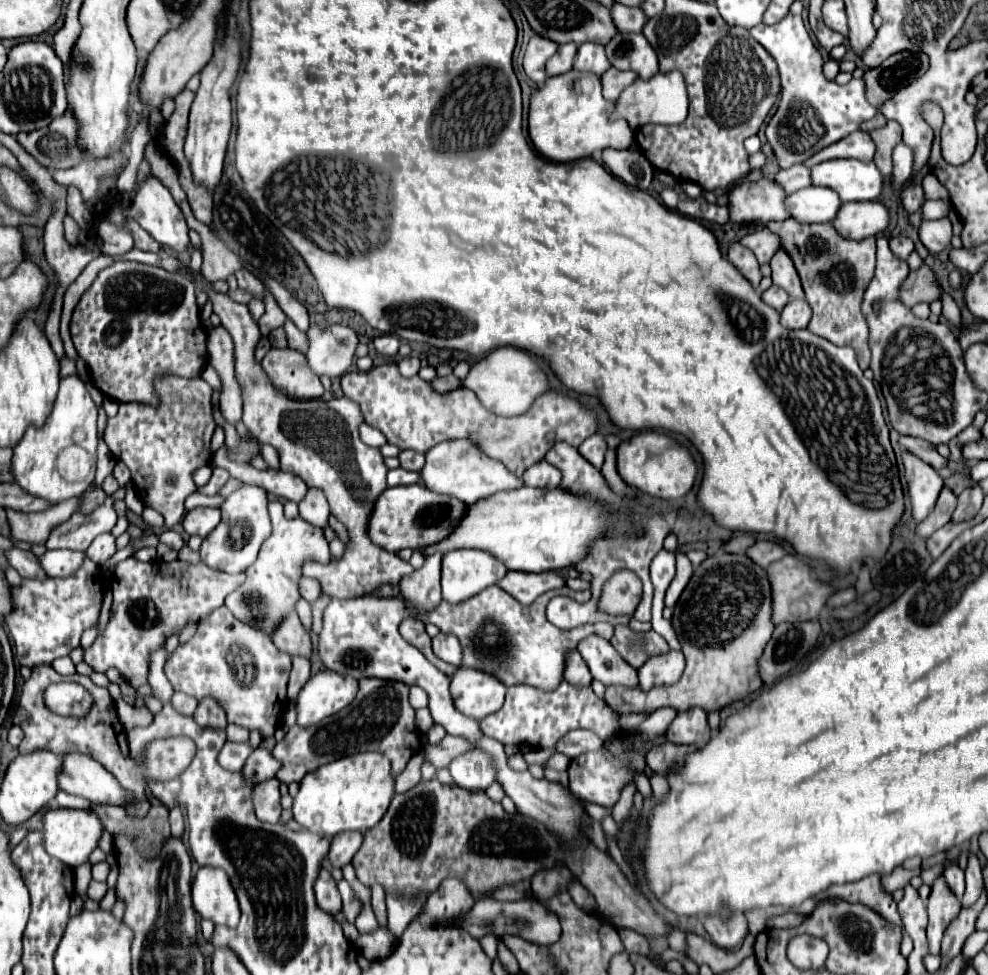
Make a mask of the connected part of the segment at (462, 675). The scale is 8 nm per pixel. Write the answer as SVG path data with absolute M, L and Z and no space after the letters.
M460 667L450 683L454 705L476 721L504 705L506 689L508 687L492 673L472 667Z

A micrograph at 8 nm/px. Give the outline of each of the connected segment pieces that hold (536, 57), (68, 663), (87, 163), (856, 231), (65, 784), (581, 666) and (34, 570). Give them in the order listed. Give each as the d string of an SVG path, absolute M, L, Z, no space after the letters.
M534 35L528 43L526 55L524 55L524 71L526 75L538 85L542 87L546 81L546 61L556 53L558 45L554 45L552 41L546 41L544 37Z
M70 657L56 659L56 661L52 663L52 667L54 667L60 675L74 675L74 673L76 673L76 671L74 671L74 663L72 663L72 659L70 659Z
M116 151L106 159L84 157L80 165L70 169L52 169L52 179L60 185L76 185L84 199L97 198L100 179L104 175L120 175L128 162L128 156Z
M878 201L864 203L842 203L834 227L838 233L850 239L864 239L882 233L890 225L890 211Z
M66 753L60 757L62 759L62 769L58 773L58 785L62 791L70 795L80 795L86 797L90 803L108 803L108 805L126 805L128 795L122 791L118 781L90 755L84 753Z
M570 651L566 655L564 679L566 681L574 681L576 685L590 685L590 681L592 681L590 669L586 669L586 663L582 661L582 657L580 657L578 651Z
M12 547L12 549L6 551L6 559L20 573L20 577L46 577L42 573L42 569L38 569L36 555L32 551L26 551L26 549L20 549L20 547Z

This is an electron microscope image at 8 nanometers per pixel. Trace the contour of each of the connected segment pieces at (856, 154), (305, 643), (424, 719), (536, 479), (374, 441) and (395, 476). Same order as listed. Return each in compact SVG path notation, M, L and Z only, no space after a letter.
M858 131L858 133L850 133L850 137L844 137L842 141L822 149L822 153L816 153L812 157L810 163L804 163L808 167L814 167L822 161L830 161L830 159L858 159L858 161L872 161L874 157L874 143L870 139L868 133Z
M286 615L274 629L272 633L272 643L290 655L302 655L310 657L312 653L312 643L310 643L310 633L302 627L298 615Z
M428 707L416 710L415 725L418 731L426 733L434 724Z
M546 459L534 463L532 467L528 467L522 475L522 479L526 481L526 485L530 487L540 487L540 485L558 485L562 481L562 471L556 469L554 465L548 465Z
M367 423L360 425L360 439L362 439L366 445L370 445L370 447L382 447L382 445L388 443L386 437L382 435L382 431L378 431L378 429Z
M402 467L388 471L388 487L412 485L412 483L420 483L420 473L418 471L406 471Z

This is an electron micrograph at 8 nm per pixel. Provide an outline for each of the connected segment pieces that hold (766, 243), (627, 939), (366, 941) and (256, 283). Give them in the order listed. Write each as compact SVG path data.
M766 227L760 229L760 231L754 231L754 233L746 235L746 237L742 237L740 243L744 247L748 247L756 255L760 265L768 263L774 257L774 253L780 249L778 237L774 237L774 233L770 233Z
M631 929L619 930L619 936L628 954L637 953L645 957L650 955L648 940Z
M380 925L378 929L370 931L370 933L364 933L356 939L356 947L364 953L366 959L382 959L382 957L388 957L394 947L398 945L398 937L390 933L388 927Z
M238 269L238 271L234 271L234 277L236 277L240 289L252 293L256 299L262 299L262 295L264 295L264 285L262 285L262 281L256 279L250 271Z

